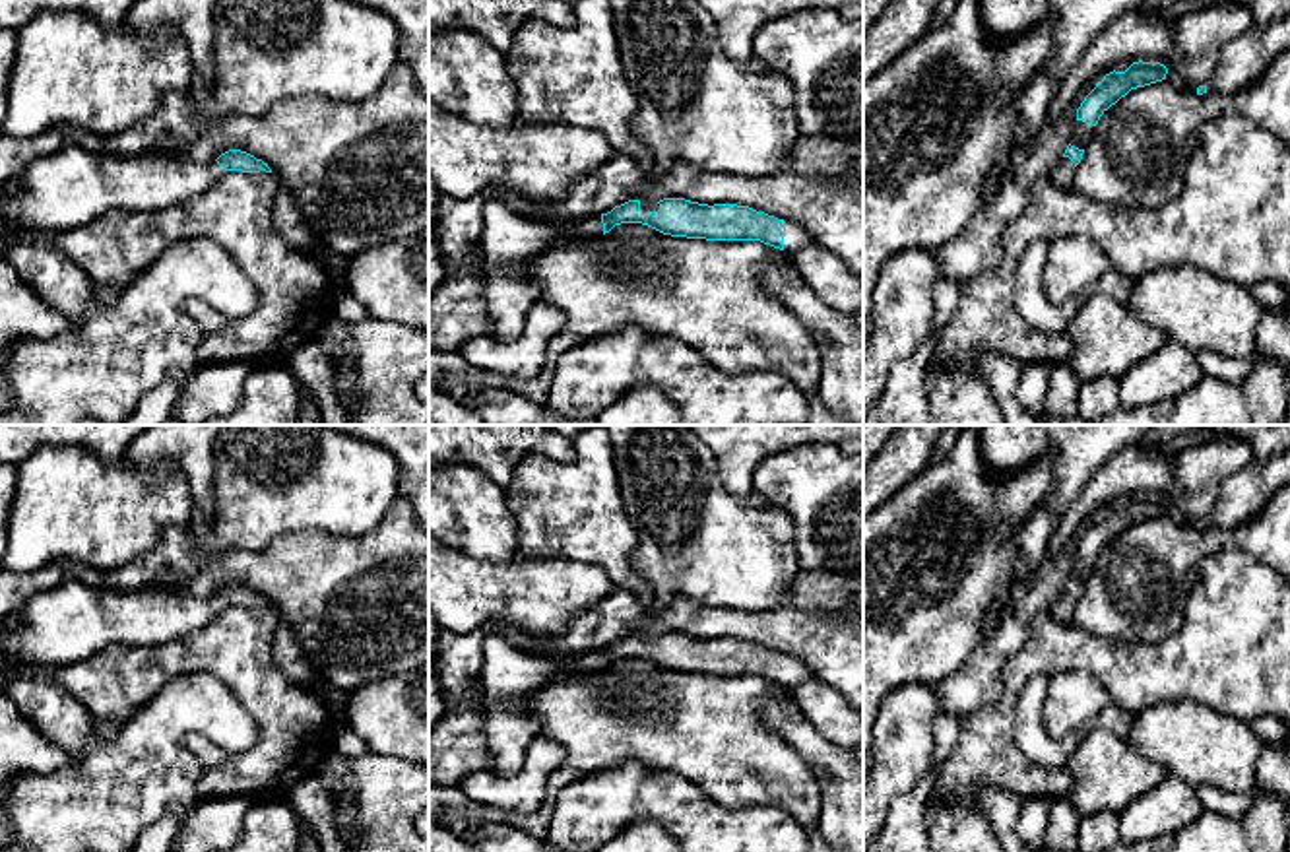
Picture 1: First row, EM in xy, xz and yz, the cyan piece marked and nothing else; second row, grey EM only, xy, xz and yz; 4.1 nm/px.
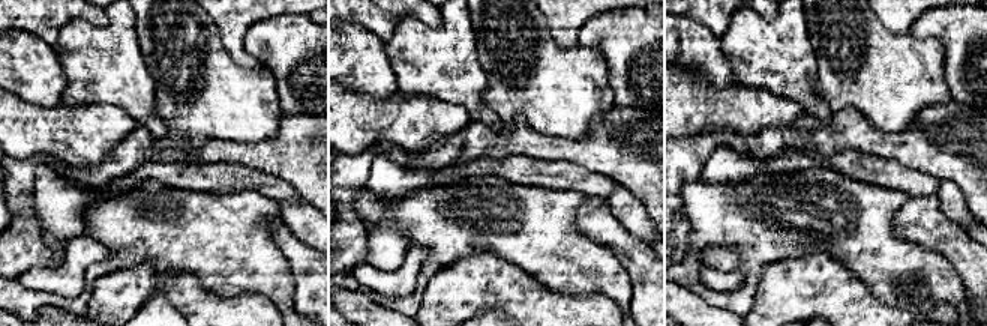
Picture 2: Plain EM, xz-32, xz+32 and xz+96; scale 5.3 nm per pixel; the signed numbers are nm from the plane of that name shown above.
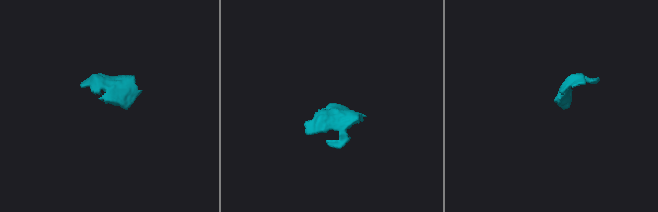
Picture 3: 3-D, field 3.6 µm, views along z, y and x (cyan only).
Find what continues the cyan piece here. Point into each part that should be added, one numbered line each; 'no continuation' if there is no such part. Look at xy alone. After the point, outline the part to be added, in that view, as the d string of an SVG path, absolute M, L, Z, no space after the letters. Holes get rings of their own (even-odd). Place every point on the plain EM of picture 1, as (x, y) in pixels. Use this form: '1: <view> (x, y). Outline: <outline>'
1: xy (70, 622). Outline: M64 578L10 613L16 625L0 629L0 654L17 664L62 668L111 642L153 644L184 637L225 607L217 596L192 596L188 586L122 592Z

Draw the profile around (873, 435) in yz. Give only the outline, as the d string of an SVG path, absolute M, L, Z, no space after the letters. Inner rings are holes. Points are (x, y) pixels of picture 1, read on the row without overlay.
M863 425L863 475L894 429L896 425Z

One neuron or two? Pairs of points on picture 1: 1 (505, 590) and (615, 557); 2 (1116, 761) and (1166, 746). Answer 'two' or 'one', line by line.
1: two
2: two

